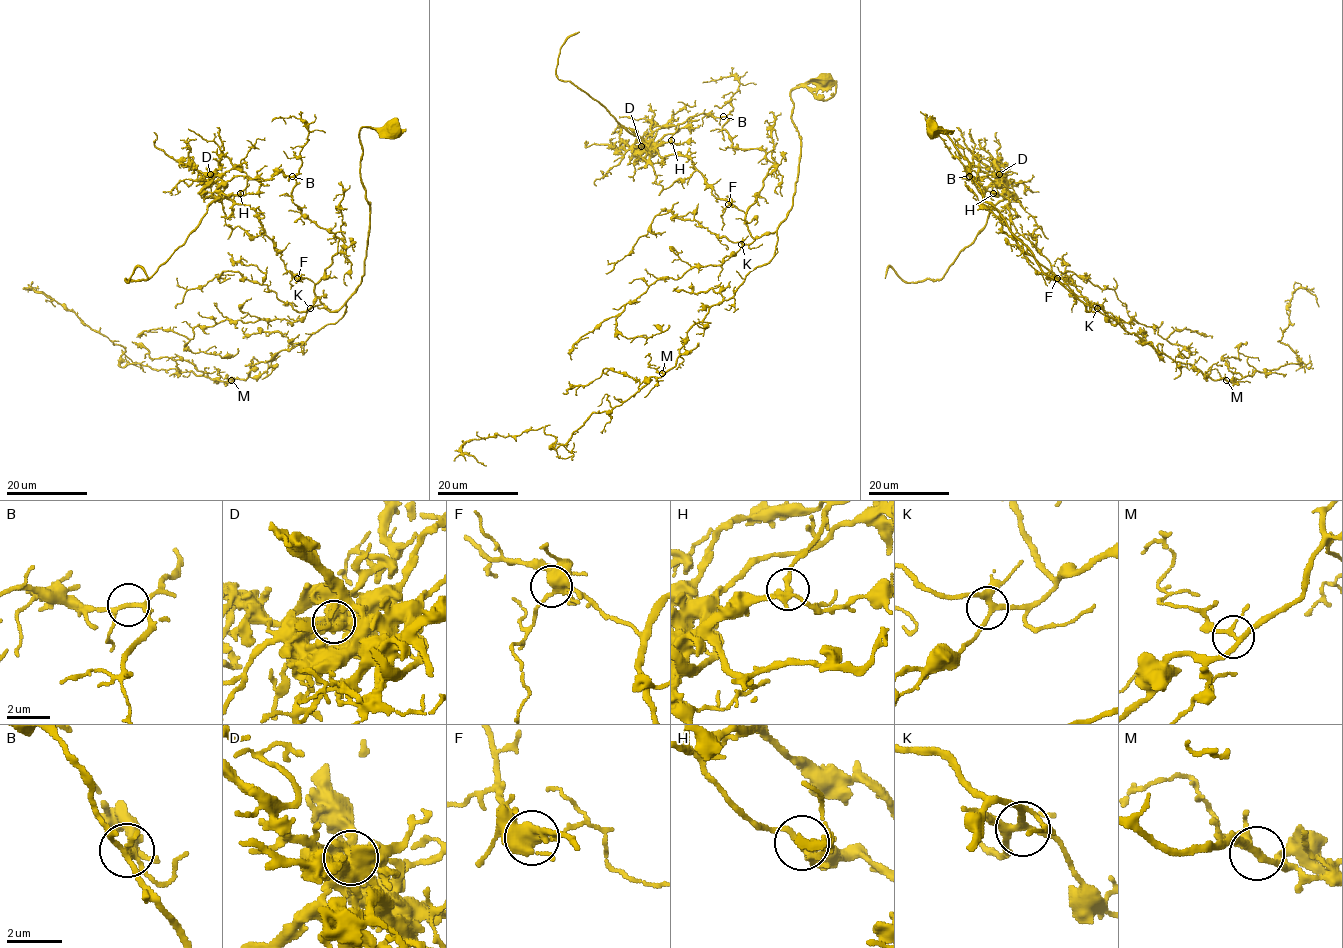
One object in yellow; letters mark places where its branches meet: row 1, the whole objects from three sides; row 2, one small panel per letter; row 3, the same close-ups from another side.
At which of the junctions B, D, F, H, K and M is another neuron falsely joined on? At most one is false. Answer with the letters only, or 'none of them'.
H

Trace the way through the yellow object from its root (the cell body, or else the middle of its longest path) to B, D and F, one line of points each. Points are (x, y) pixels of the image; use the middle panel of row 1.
B: (824, 79), (790, 92), (792, 207), (760, 237), (745, 214), (776, 167), (735, 149), (723, 116)
D: (824, 79), (790, 92), (799, 170), (774, 232), (754, 238), (689, 159), (641, 146)
F: (824, 79), (808, 80), (790, 92), (800, 161), (787, 218), (774, 232), (754, 238), (745, 214), (728, 204)

